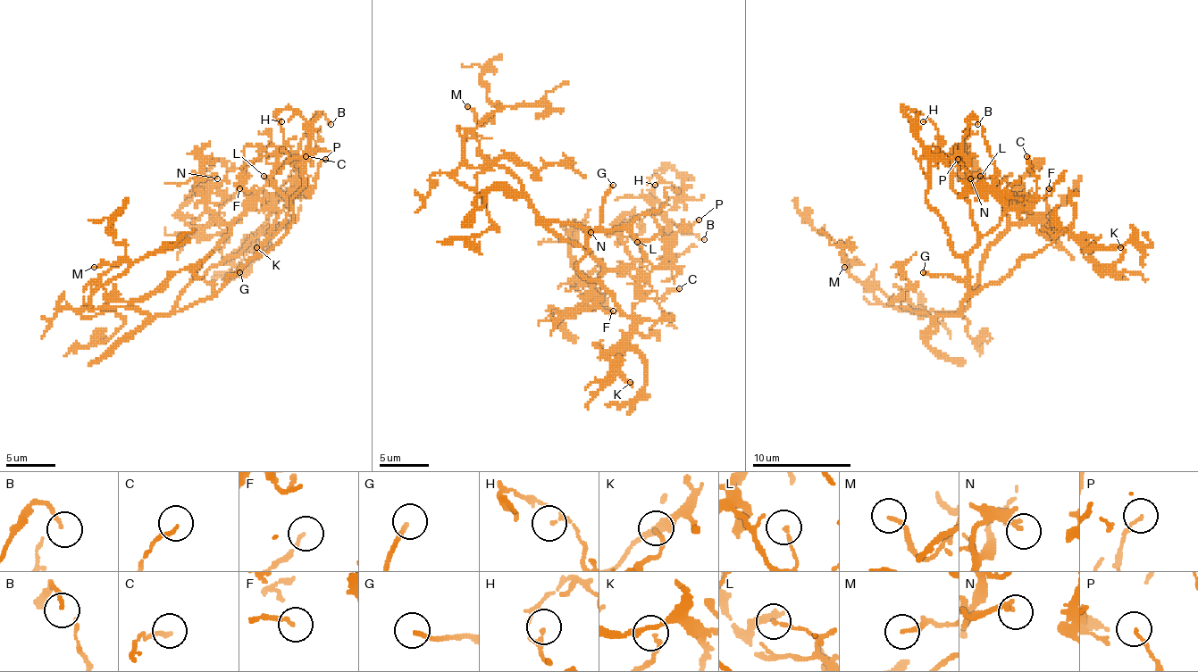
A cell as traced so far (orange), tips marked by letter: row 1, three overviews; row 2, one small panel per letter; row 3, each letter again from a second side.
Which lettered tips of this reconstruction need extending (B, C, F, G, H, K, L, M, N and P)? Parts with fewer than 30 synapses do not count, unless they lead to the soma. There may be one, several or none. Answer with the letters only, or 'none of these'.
G

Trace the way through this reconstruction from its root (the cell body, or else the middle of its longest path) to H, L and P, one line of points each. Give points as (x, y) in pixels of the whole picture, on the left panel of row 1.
H: (188, 306), (209, 299), (283, 222), (289, 201), (271, 178), (276, 156), (283, 149), (281, 121)
L: (188, 306), (175, 309), (180, 292), (269, 180), (263, 176)
P: (188, 306), (209, 299), (256, 253), (289, 201), (298, 190), (305, 190), (315, 183), (315, 173), (325, 159)

